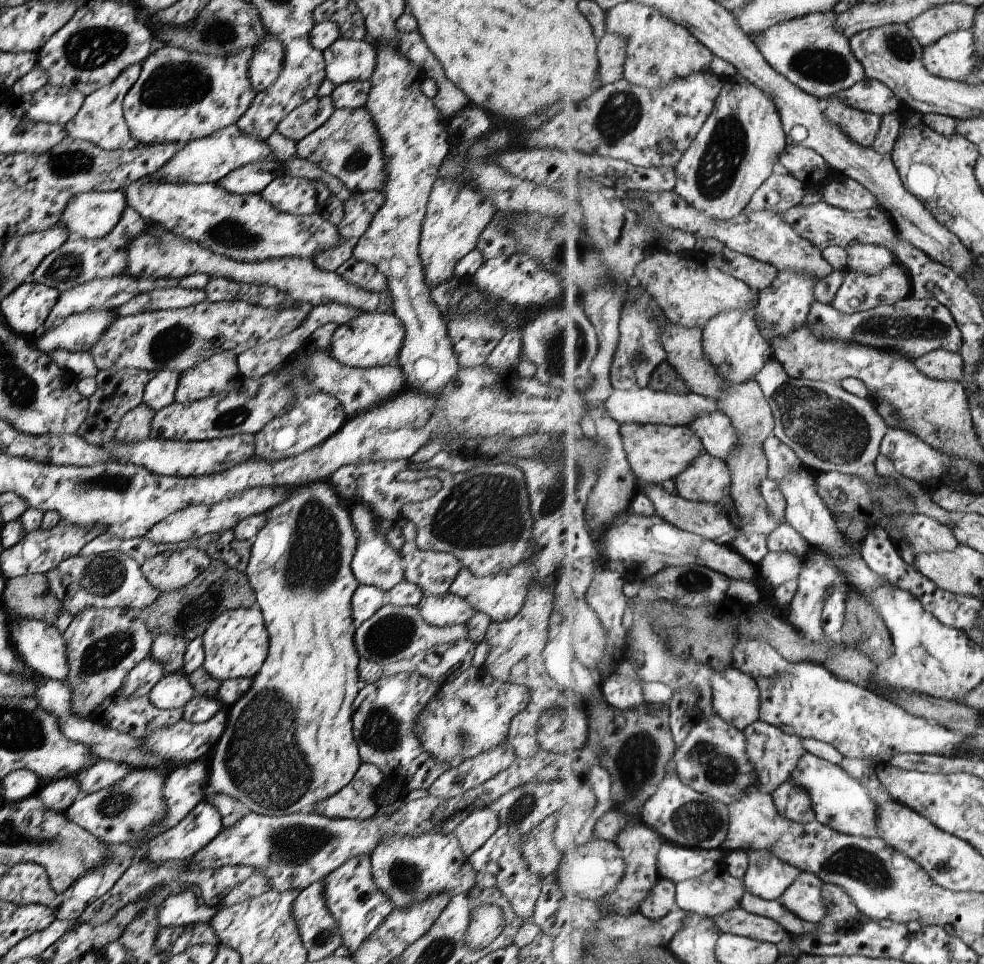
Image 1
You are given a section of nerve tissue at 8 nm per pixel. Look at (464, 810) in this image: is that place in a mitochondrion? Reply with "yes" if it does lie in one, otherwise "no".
no

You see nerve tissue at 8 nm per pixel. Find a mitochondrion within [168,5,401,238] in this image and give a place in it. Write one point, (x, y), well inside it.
(218, 32)

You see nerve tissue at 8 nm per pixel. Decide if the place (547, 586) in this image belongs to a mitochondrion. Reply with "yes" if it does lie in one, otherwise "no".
no

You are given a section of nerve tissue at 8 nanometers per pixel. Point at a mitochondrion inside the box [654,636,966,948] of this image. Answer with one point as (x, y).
(853, 862)

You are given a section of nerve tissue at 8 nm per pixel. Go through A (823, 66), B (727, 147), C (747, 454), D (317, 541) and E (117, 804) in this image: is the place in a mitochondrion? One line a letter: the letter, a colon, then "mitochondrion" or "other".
A: mitochondrion
B: mitochondrion
C: other
D: mitochondrion
E: mitochondrion

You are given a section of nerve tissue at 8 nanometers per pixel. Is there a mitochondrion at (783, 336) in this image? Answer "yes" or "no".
no

